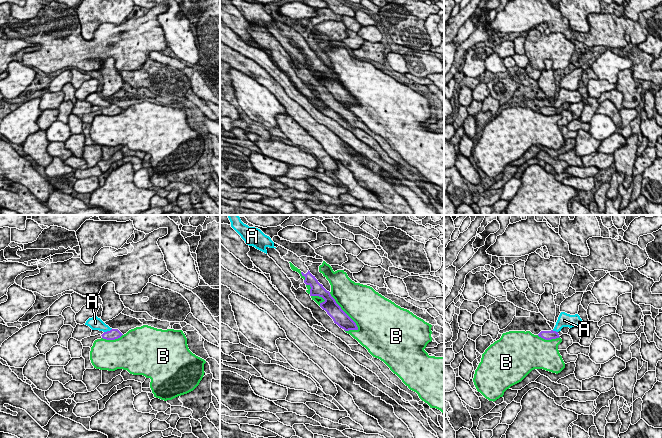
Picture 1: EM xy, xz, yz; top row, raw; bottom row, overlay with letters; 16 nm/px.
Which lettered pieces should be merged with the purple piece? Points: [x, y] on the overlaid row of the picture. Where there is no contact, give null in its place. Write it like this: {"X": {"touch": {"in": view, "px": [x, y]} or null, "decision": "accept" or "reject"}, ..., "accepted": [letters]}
{"A": {"touch": {"in": "xy", "px": [107, 331]}, "decision": "reject"}, "B": {"touch": {"in": "xz", "px": [343, 311]}, "decision": "reject"}, "accepted": []}

